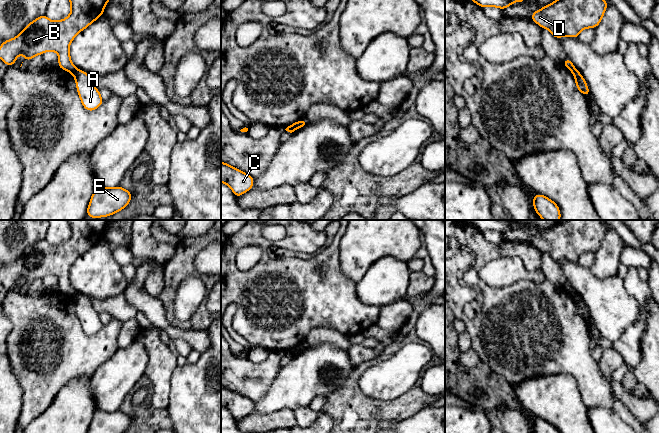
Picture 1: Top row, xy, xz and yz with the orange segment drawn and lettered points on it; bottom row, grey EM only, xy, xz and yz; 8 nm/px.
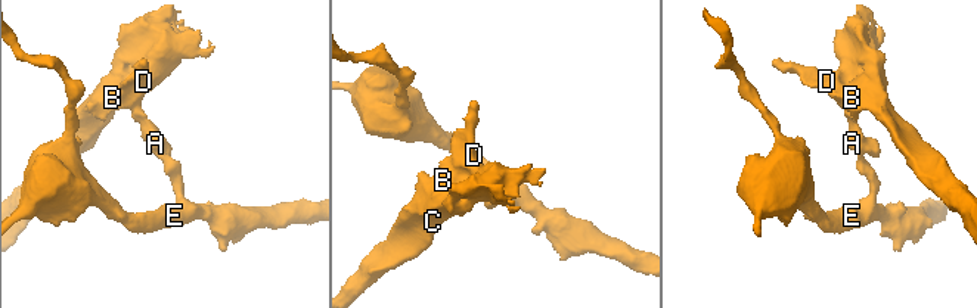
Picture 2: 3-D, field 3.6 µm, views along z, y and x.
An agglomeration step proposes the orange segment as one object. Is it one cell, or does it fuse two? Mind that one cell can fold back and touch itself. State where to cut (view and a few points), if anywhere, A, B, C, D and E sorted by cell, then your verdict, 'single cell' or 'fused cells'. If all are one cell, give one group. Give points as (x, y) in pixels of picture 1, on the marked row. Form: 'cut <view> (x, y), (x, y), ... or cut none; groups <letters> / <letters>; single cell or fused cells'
cut xy (75, 68), (71, 72); groups A E / B C D; fused cells

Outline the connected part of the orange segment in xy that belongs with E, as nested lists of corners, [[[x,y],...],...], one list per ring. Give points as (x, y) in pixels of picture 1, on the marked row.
[[[120,186],[114,188],[96,187],[87,208],[87,217],[108,217],[126,208],[131,198],[130,191]]]

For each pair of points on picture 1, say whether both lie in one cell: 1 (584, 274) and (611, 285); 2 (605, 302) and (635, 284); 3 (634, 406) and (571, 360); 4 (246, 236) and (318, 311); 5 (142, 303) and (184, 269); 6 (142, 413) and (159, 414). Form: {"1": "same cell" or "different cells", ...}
{"1": "same cell", "2": "different cells", "3": "different cells", "4": "same cell", "5": "different cells", "6": "same cell"}

